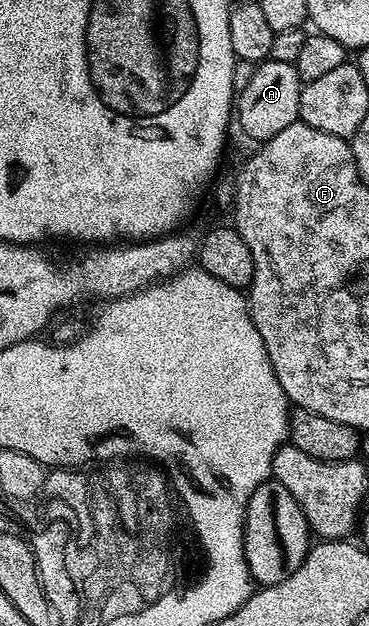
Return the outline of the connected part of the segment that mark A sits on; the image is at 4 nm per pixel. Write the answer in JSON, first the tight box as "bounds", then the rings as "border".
{"bounds":[237,59,303,142],"border":[[[266,59],[256,63],[253,79],[245,90],[237,93],[237,124],[254,142],[265,142],[273,134],[281,134],[285,126],[293,126],[299,120],[303,79],[297,74],[294,64]]]}

